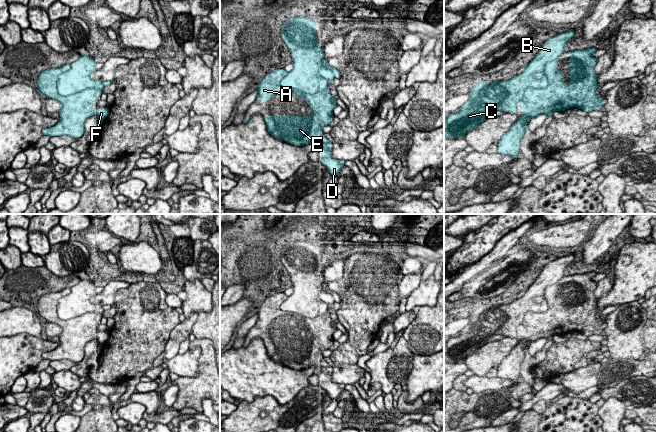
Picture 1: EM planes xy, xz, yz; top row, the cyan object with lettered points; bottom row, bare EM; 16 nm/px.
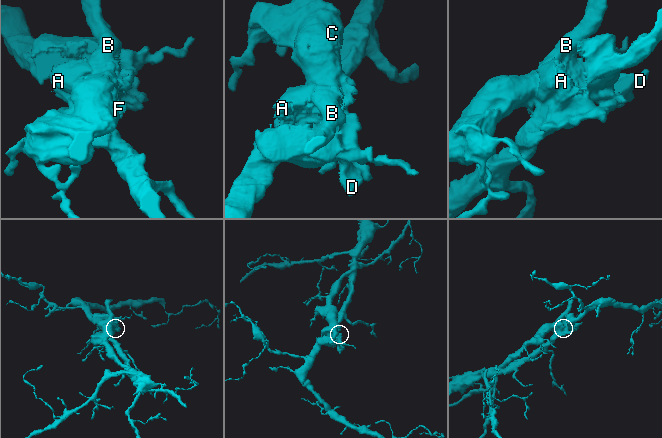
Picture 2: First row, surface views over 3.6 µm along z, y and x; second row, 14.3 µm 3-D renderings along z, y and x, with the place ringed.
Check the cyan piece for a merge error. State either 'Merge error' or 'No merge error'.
Merge error

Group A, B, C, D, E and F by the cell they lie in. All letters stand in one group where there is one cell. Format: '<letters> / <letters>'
A D E / B C F

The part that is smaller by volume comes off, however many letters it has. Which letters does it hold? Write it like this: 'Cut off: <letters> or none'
Cut off: B, C, F

